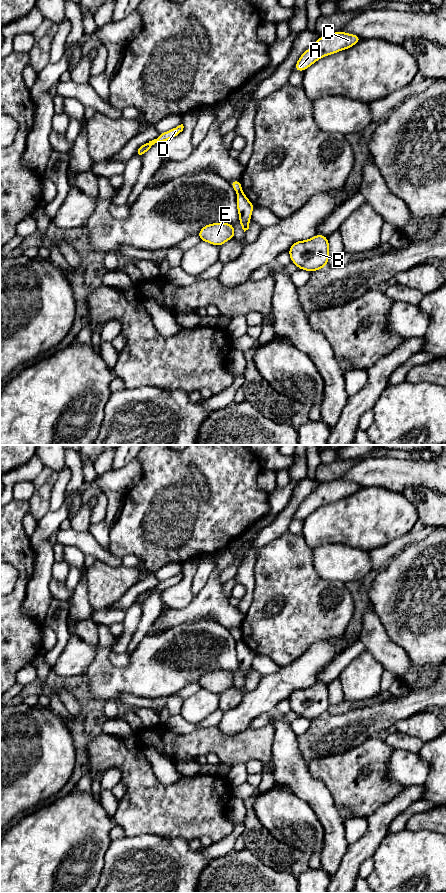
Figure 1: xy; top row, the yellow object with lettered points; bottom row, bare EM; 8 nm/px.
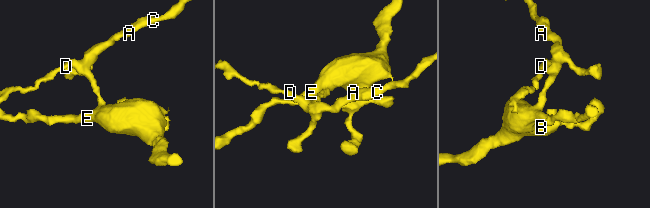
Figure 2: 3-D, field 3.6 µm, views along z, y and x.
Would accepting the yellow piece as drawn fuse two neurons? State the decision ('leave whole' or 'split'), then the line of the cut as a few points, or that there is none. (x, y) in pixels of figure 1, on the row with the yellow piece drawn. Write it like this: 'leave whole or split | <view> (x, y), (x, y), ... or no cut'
split | xy (242, 190), (237, 193)

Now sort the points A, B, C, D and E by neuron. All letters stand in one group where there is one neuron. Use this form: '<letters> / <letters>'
A C D / B E

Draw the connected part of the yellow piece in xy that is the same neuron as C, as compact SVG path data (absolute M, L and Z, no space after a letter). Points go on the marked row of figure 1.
M343 31L322 35L299 57L294 71L304 72L320 58L349 49L361 40L361 37Z

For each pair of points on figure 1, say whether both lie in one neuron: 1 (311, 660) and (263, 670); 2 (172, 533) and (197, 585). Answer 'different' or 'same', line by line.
1: different
2: different

